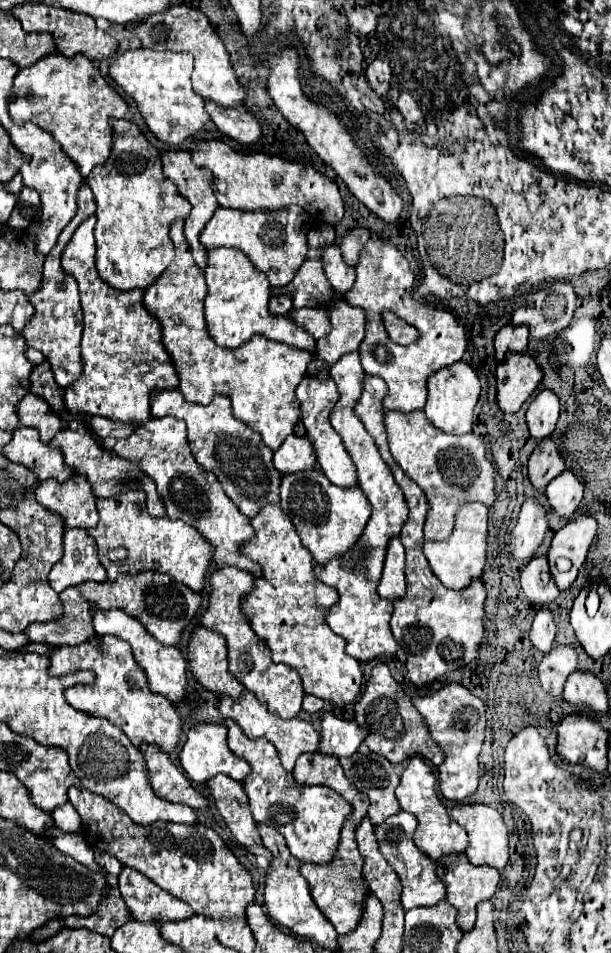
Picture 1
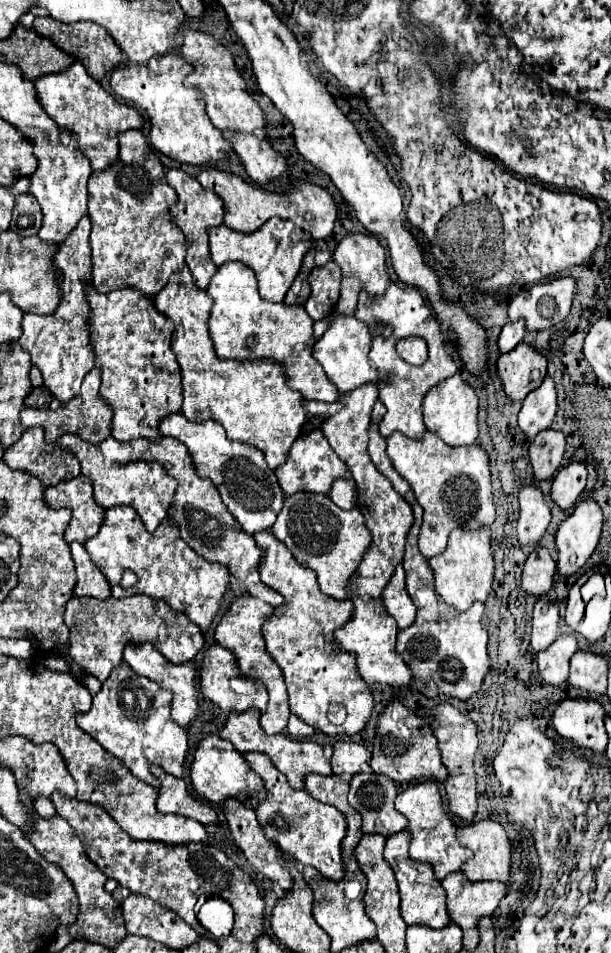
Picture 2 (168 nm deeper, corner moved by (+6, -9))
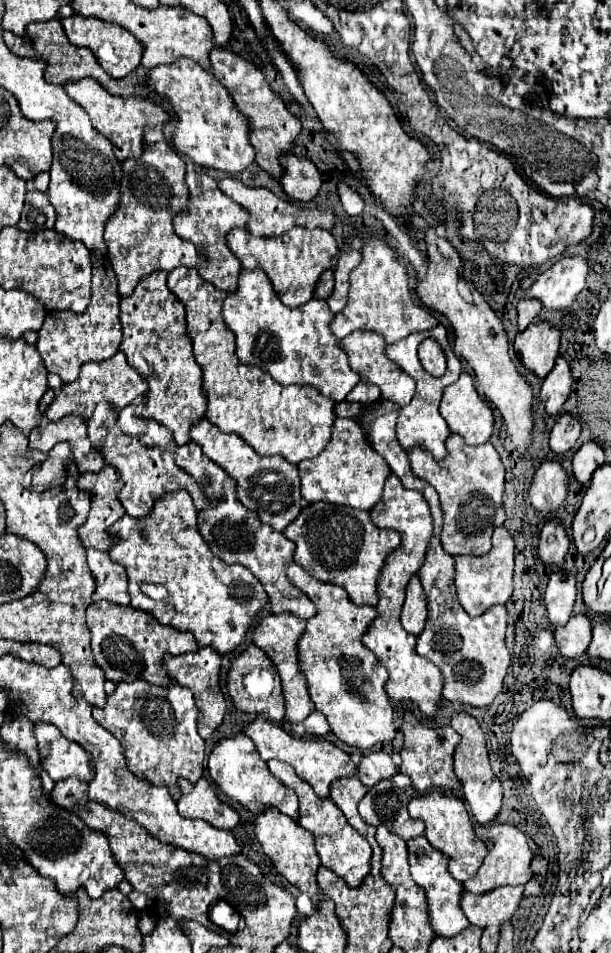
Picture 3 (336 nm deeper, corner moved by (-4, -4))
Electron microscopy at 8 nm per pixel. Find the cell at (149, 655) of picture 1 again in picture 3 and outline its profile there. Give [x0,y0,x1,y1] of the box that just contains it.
[167,647,227,739]

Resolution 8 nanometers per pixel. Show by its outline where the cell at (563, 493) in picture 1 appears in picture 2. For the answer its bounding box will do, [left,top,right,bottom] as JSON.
[551,462,587,510]

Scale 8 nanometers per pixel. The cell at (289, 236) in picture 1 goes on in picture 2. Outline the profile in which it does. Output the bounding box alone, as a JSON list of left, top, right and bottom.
[207,218,311,302]

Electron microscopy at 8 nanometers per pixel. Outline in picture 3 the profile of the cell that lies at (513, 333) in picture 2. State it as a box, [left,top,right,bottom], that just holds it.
[517,299,541,331]

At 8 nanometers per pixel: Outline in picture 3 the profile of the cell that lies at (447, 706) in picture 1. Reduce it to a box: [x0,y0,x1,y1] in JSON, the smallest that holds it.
[451,711,503,825]

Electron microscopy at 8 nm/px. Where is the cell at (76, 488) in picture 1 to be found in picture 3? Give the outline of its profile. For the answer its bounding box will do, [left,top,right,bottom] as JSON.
[77,465,125,551]

